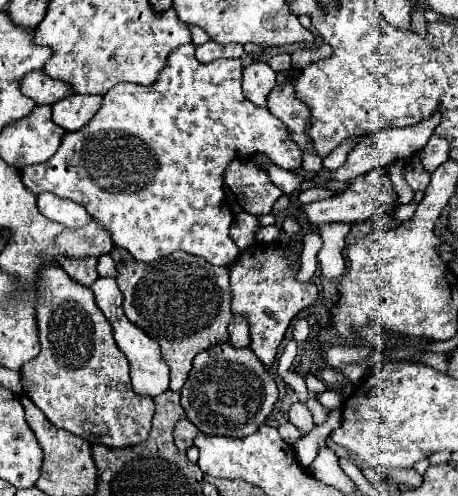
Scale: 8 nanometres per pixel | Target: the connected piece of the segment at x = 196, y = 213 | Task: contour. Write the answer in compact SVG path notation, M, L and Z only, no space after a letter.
M194 45L178 47L172 51L170 63L156 83L148 87L136 83L112 87L104 95L100 111L84 129L66 133L58 151L48 161L24 167L20 171L24 187L34 195L50 191L56 197L82 203L90 217L110 233L114 247L126 249L136 261L152 263L168 253L186 251L204 257L212 265L234 263L240 255L238 245L228 235L234 213L228 205L222 205L222 175L228 161L236 157L248 159L252 153L260 151L272 157L274 165L288 171L296 171L302 163L300 149L292 143L284 123L266 107L256 107L244 97L240 75L240 59L200 63L194 55Z

